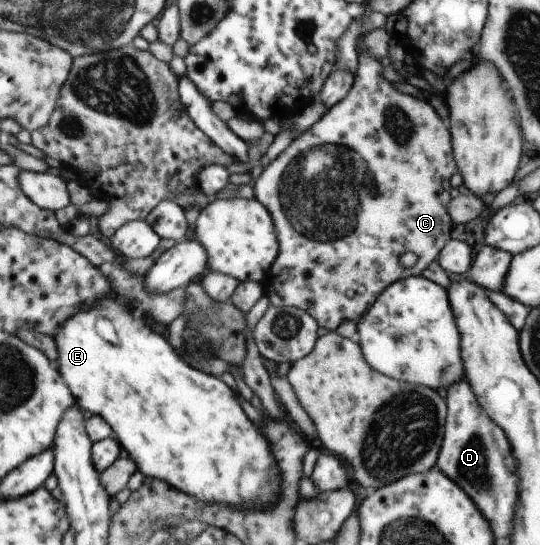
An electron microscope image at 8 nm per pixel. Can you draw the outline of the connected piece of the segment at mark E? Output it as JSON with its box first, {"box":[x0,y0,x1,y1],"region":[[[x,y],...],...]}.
{"box":[53,297,282,509],"region":[[[107,297],[91,307],[81,307],[79,313],[73,313],[58,334],[53,335],[57,351],[55,366],[74,397],[74,405],[85,414],[102,417],[109,424],[122,453],[135,461],[135,467],[144,476],[166,480],[178,492],[207,503],[223,501],[227,505],[253,509],[275,501],[277,489],[282,490],[282,476],[275,465],[270,443],[255,431],[239,403],[235,407],[231,389],[218,377],[199,373],[183,363],[167,340],[159,337],[158,332],[135,313],[113,297]]]}

